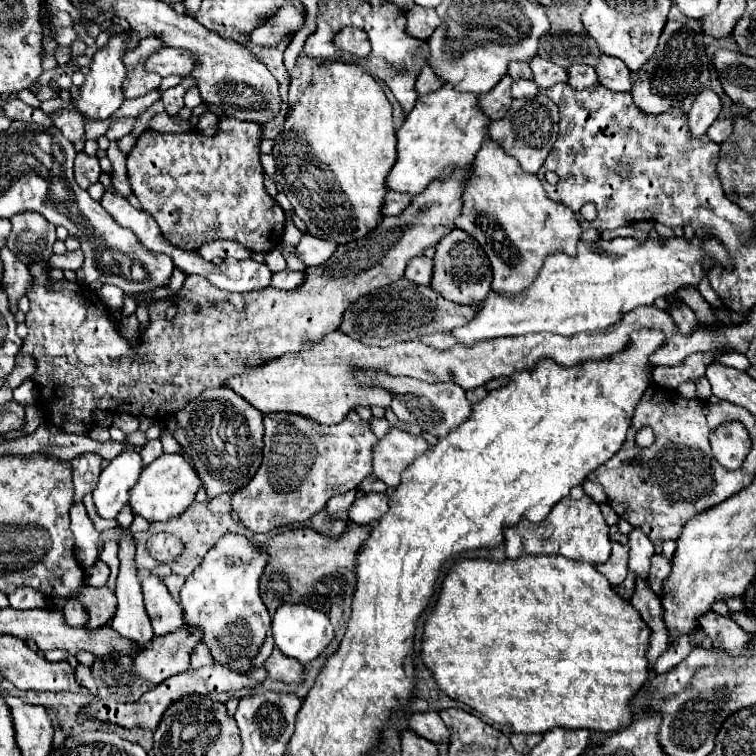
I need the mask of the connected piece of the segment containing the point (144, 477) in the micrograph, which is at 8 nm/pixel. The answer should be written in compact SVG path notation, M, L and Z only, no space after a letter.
M162 453L148 467L144 467L138 483L130 491L130 507L134 515L142 515L146 521L166 521L180 515L192 501L202 481L194 467L180 453Z

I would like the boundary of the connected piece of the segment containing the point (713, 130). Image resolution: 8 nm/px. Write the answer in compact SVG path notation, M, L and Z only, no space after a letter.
M726 117L726 119L716 119L712 125L710 125L710 129L708 129L708 139L710 141L714 141L714 143L724 143L726 141L726 137L730 137L732 135L732 131L734 131L734 119L736 117Z

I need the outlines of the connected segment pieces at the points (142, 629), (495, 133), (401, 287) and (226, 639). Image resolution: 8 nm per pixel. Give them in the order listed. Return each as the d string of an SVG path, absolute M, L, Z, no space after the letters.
M132 535L122 537L118 543L120 551L120 573L116 579L116 597L118 597L118 611L112 617L112 627L120 635L126 635L126 639L134 639L134 643L142 643L142 649L150 645L154 637L150 619L146 615L144 603L142 603L142 587L136 577L134 567L134 541Z
M544 91L534 97L514 99L512 109L506 113L506 117L490 123L490 139L500 143L500 147L504 147L508 155L516 157L522 171L528 173L538 173L552 145L556 143L556 137L558 137L558 107L554 107L554 103L544 95Z
M400 279L392 285L386 285L370 295L358 299L346 313L340 325L340 331L352 335L364 345L388 347L394 343L404 343L412 339L422 339L428 333L444 333L456 327L466 325L478 313L478 305L458 305L442 299L434 289L410 283L408 279Z
M228 533L206 553L202 563L190 573L182 587L180 603L184 609L184 621L190 627L196 625L202 629L202 641L208 645L218 663L230 663L234 669L250 669L250 657L254 657L258 647L264 643L264 637L270 629L270 615L258 595L258 581L264 567L266 555L252 539L238 533Z

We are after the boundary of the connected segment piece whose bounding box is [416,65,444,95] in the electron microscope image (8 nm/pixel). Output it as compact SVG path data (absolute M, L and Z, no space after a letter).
M422 67L422 73L418 75L418 81L416 81L416 91L420 93L420 95L424 95L424 93L428 93L428 91L434 91L434 89L440 89L444 83L442 83L442 79L438 79L436 75L434 75L434 71L432 71L432 67Z

